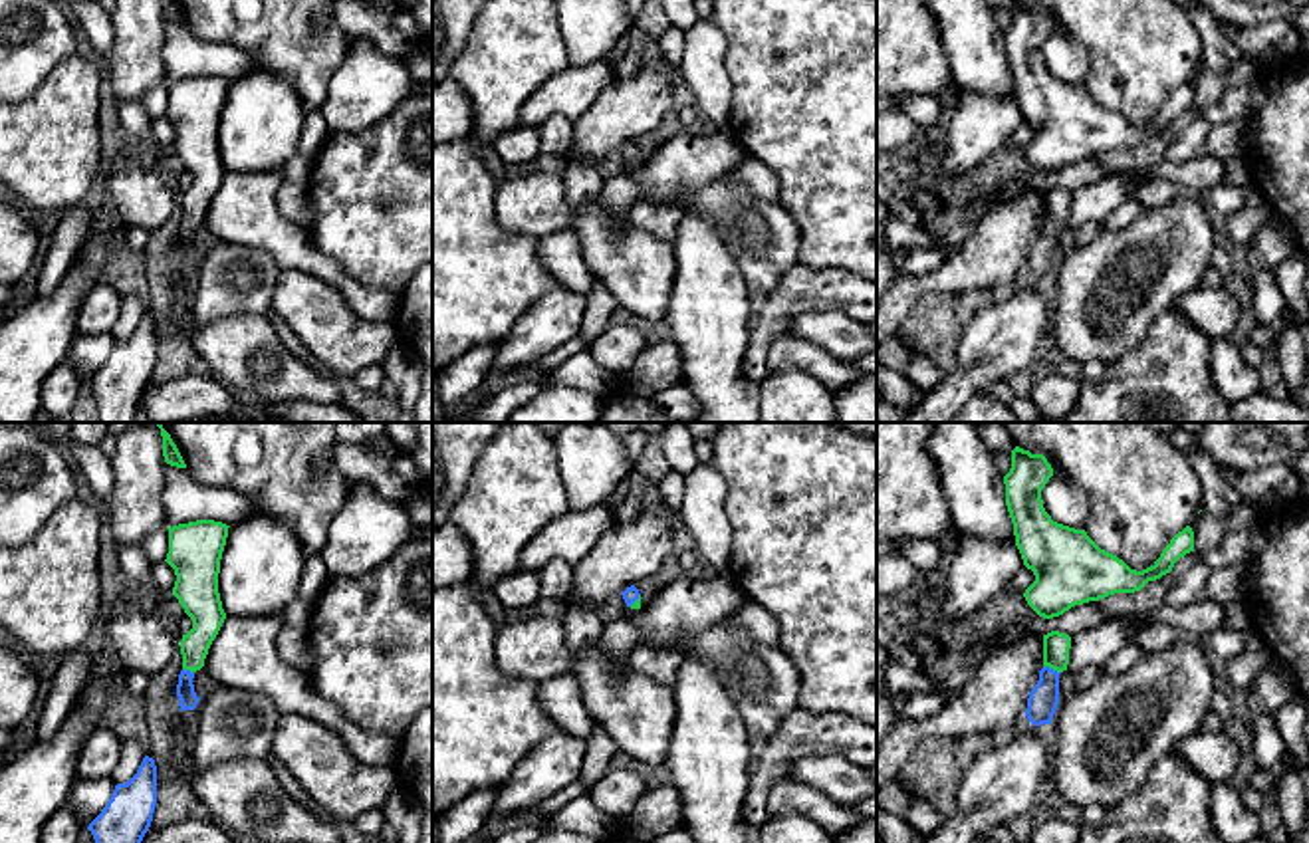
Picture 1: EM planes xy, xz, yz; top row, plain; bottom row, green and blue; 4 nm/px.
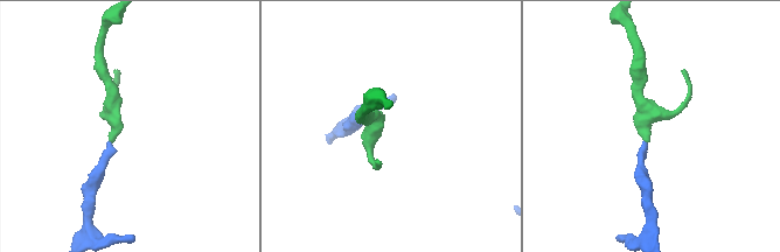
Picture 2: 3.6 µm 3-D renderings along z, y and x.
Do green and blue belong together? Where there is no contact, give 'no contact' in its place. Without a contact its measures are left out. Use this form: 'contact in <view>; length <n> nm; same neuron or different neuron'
contact in yz; length 80 nm; same neuron

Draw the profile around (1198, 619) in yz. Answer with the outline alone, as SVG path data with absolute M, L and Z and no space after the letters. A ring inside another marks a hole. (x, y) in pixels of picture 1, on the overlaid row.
M1198 599L1186 607L1162 605L1142 613L1142 617L1150 623L1166 623L1192 639L1208 639L1214 631L1222 629L1226 621L1224 605L1206 599Z

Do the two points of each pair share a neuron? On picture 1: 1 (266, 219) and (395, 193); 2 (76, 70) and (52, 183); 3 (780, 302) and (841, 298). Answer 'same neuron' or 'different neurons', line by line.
1: different neurons
2: same neuron
3: same neuron

